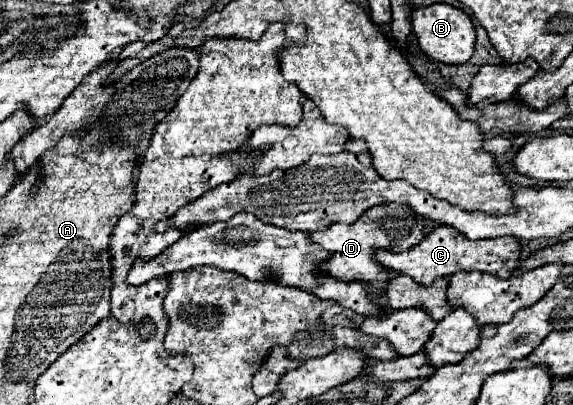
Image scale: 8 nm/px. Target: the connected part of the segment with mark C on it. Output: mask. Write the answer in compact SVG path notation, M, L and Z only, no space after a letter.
M438 226L434 228L422 244L416 244L400 254L388 252L386 248L378 248L374 252L374 260L382 264L384 268L390 268L398 274L406 274L418 284L432 284L438 278L452 276L458 270L478 270L492 274L496 278L508 278L514 268L518 268L518 256L520 254L520 242L516 238L496 238L496 240L468 240L460 232L456 232L450 226Z

